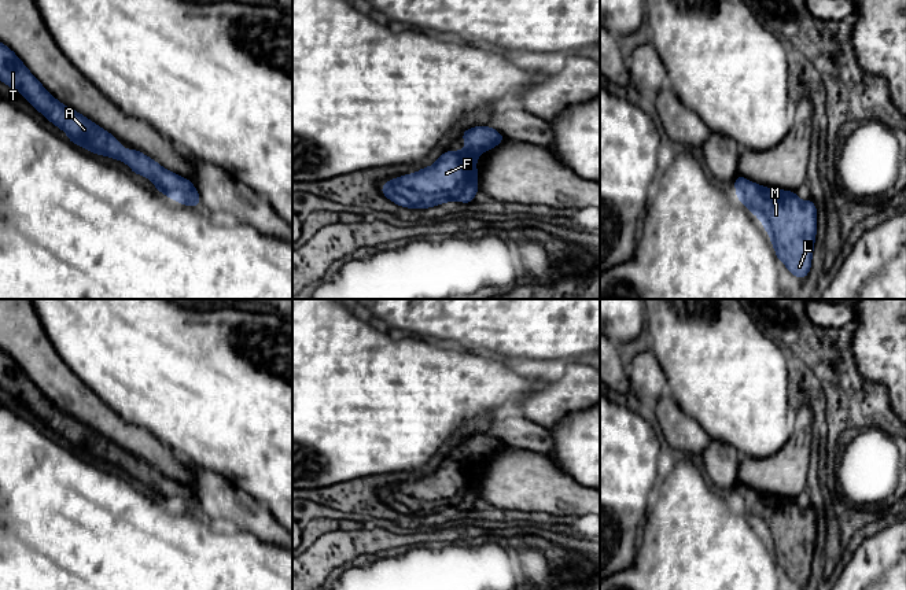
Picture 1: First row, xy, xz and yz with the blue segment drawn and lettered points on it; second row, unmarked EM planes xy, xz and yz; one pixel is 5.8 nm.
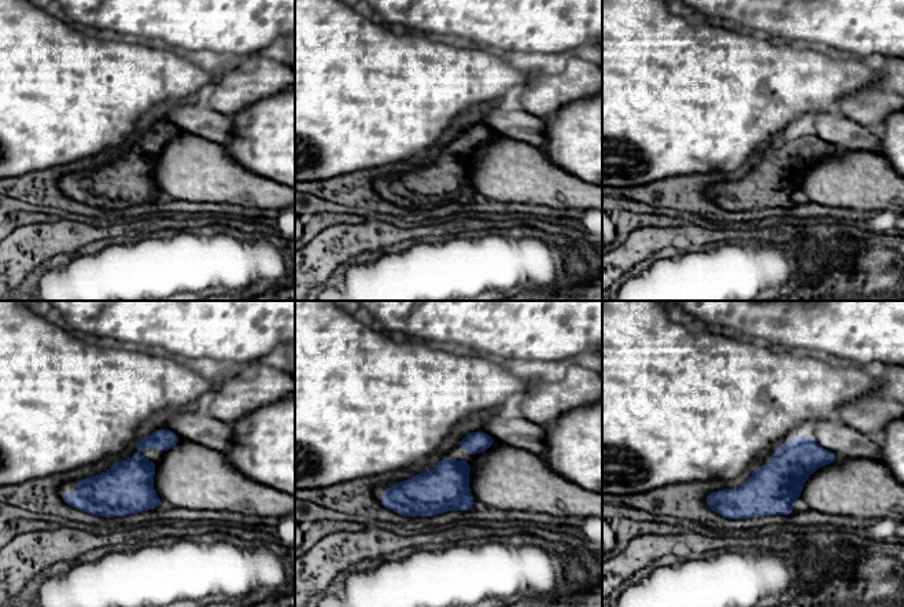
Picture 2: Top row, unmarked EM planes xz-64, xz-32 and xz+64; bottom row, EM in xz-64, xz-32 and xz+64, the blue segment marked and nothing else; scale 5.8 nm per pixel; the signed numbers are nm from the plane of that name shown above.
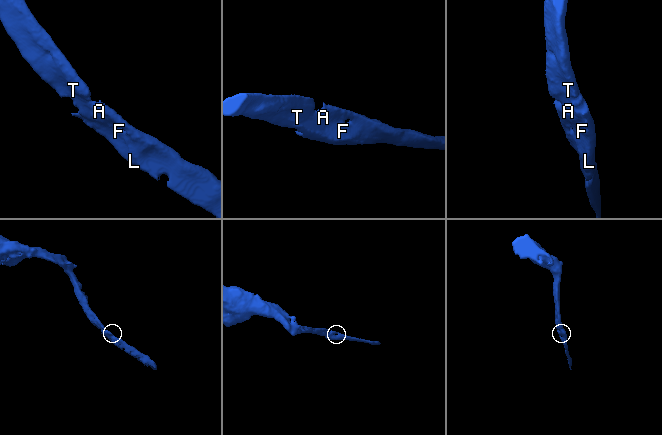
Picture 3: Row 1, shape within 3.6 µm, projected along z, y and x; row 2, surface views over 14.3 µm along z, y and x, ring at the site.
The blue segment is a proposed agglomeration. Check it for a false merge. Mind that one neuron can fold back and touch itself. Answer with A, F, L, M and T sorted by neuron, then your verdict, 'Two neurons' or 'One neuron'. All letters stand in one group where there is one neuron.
Groups: A F L M T. One neuron

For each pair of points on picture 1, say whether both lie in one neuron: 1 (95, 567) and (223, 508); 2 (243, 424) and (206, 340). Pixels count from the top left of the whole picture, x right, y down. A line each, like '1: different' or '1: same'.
1: different
2: same

